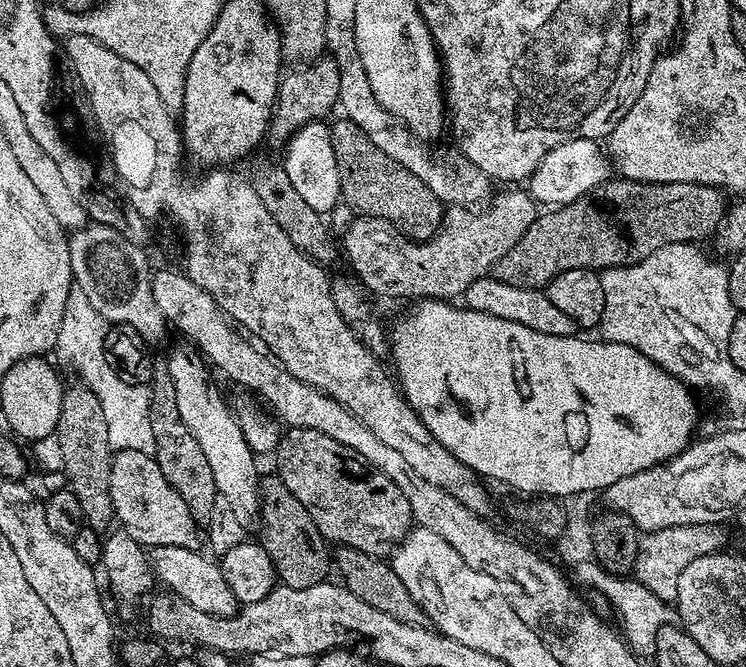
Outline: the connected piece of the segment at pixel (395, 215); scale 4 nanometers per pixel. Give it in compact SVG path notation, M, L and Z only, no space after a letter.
M347 118L331 121L330 142L334 146L334 162L338 162L338 182L343 203L349 204L360 216L382 218L394 225L410 240L429 240L435 236L444 222L446 205L439 200L418 178L418 174L410 174L402 162L394 162L390 154L382 154L362 129L354 126Z

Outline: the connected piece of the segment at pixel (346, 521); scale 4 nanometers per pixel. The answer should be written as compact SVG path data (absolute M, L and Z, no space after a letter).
M288 428L280 437L280 445L276 447L275 459L280 459L278 475L280 481L310 510L310 518L314 518L314 526L318 526L320 535L333 545L345 544L354 550L362 550L377 558L387 557L395 552L396 545L401 544L414 527L414 509L412 503L402 494L402 490L384 472L369 466L342 442L334 442L334 438L322 434L318 430L305 428Z

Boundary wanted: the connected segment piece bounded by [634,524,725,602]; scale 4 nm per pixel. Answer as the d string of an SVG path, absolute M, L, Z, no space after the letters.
M687 524L643 533L637 542L635 580L653 591L658 598L667 602L675 601L678 594L678 577L682 575L682 570L686 570L686 566L690 566L694 558L721 551L725 547L724 530L718 524Z

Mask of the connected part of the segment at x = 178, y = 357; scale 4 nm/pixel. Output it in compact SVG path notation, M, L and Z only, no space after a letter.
M183 343L166 357L170 378L174 378L174 391L178 397L178 411L182 414L182 422L190 426L190 434L198 438L198 446L202 446L202 454L206 454L206 462L210 462L217 493L224 496L226 502L230 502L238 522L251 525L251 520L253 523L260 515L262 476L261 473L256 473L257 457L250 446L246 446L246 438L242 438L242 430L232 415L229 401L225 397L223 400L219 390L212 385L213 373L203 355L191 343Z

